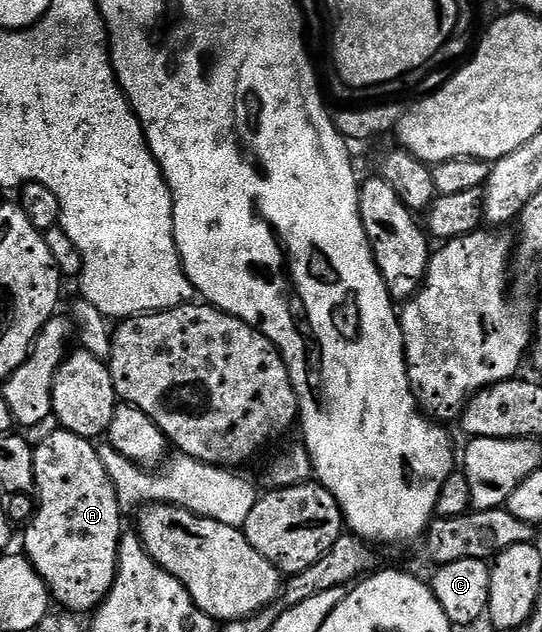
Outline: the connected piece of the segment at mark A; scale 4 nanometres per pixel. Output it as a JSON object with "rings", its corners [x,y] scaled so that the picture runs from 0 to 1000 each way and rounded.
{"rings":[[[101,676],[74,704],[63,706],[63,714],[68,804],[48,832],[41,873],[76,910],[87,937],[124,962],[118,965],[138,973],[166,972],[208,929],[220,856],[231,842],[229,807],[173,696]]]}

